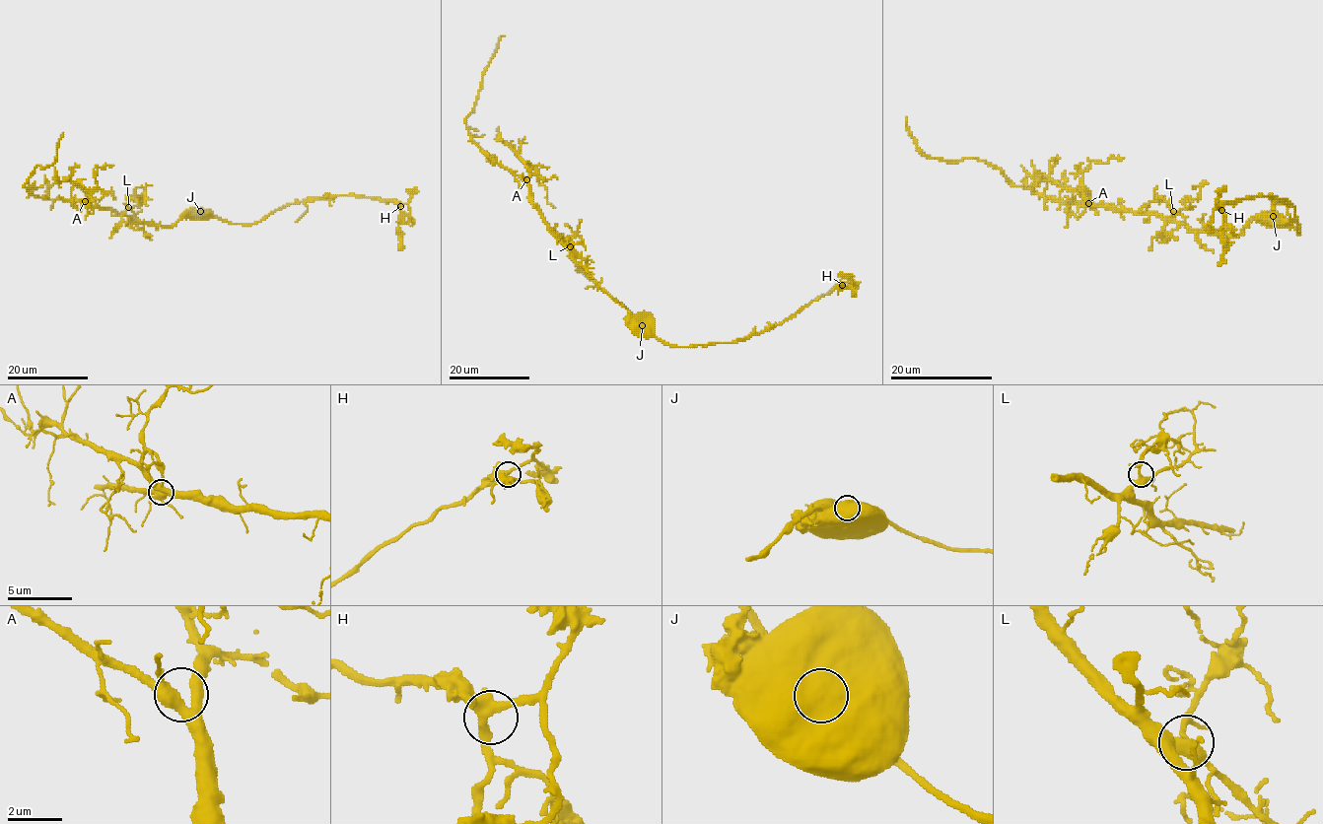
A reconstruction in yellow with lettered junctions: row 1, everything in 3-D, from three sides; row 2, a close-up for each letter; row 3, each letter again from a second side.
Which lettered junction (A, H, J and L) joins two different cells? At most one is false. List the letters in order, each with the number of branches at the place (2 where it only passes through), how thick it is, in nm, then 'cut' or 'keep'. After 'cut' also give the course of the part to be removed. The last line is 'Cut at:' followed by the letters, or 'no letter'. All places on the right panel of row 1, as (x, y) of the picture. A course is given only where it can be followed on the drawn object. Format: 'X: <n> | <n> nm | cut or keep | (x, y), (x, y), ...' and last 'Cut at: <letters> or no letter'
A: 4 | 400 nm | keep
H: 3 | 320 nm | keep
J: 1 | 1200 nm | keep
L: 3 | 360 nm | keep
Cut at: no letter

